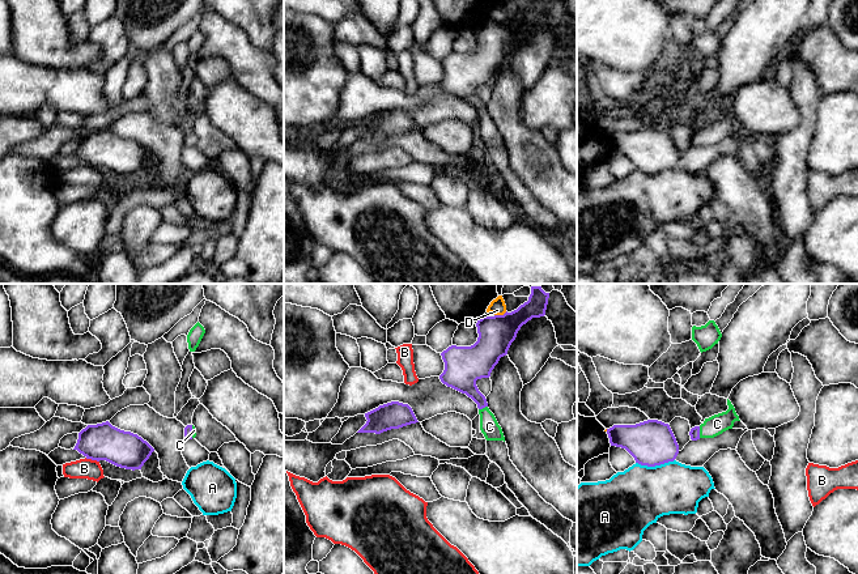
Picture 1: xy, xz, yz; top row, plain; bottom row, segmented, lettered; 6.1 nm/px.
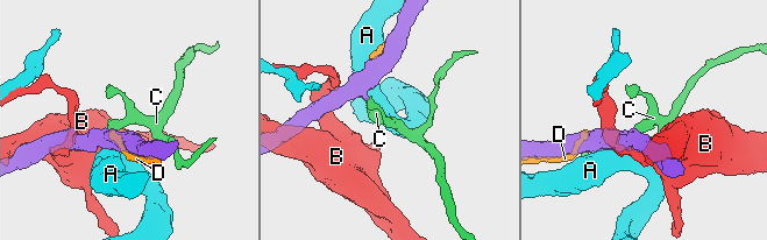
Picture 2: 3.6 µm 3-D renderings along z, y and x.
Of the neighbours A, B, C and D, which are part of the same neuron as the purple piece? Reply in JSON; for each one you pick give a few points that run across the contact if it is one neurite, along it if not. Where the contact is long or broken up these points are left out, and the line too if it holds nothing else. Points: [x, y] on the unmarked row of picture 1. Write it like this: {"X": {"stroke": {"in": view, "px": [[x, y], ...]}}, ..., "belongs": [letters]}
{"C": {"stroke": {"in": "yz", "px": [[695, 139], [699, 139], [717, 131]]}}, "belongs": ["C"]}

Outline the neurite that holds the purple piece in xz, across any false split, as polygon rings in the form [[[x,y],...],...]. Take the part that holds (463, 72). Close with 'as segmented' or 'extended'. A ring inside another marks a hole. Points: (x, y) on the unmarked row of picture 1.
[[[531,0],[528,8],[511,20],[483,24],[476,30],[479,44],[473,52],[451,52],[441,60],[445,69],[441,89],[466,101],[477,111],[480,137],[487,148],[505,149],[505,144],[476,88],[490,84],[500,65],[507,61],[523,31],[545,22],[548,5],[549,0]]]; extended

